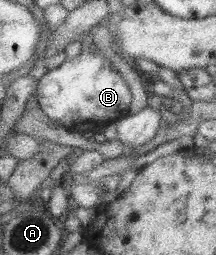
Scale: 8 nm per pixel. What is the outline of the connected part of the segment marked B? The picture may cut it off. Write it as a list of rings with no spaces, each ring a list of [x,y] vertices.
[[[95,45],[82,47],[75,57],[65,58],[61,65],[47,70],[37,80],[34,93],[41,111],[51,121],[80,133],[100,131],[118,120],[128,111],[132,100],[127,83]]]

